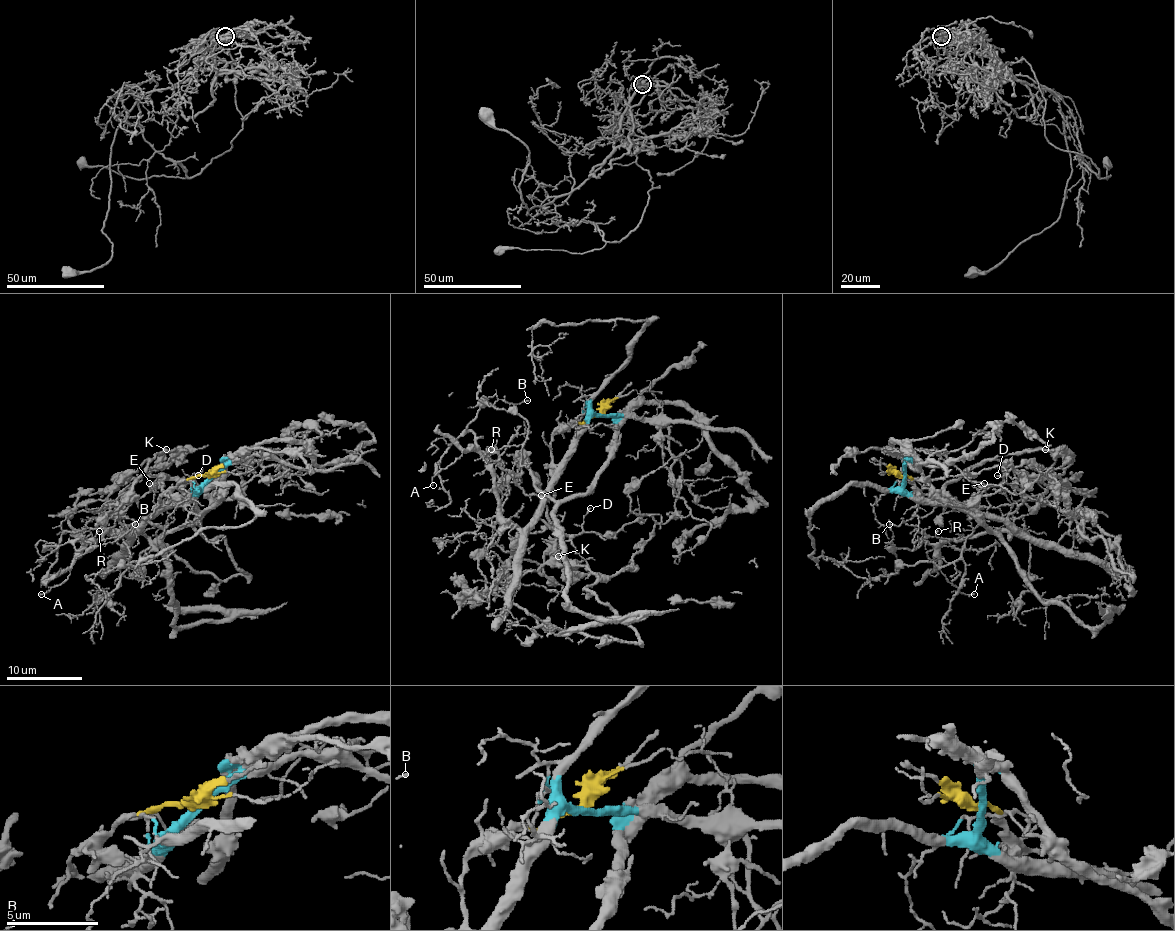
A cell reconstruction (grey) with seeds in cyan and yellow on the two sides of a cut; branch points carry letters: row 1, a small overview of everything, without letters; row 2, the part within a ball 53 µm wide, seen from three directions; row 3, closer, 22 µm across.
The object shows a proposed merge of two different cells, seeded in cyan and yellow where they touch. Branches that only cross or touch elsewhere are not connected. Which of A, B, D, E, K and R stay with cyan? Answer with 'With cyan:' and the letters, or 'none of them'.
With cyan: A, B, D, E, K, R

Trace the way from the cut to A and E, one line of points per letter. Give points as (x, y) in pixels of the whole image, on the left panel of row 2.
A: (210, 476), (196, 493), (157, 512), (138, 531), (107, 531), (100, 539), (92, 539), (60, 584), (41, 594)
E: (210, 476), (192, 497), (179, 499), (157, 512), (149, 482)

